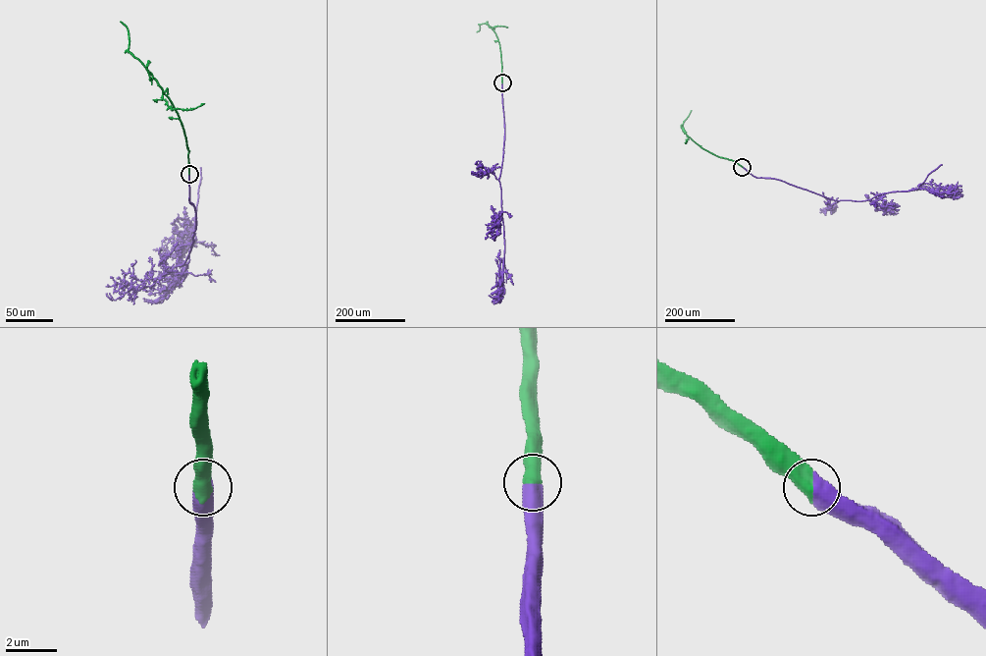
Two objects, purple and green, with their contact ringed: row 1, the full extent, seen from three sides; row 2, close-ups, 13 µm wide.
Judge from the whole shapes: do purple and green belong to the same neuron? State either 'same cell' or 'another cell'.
same cell

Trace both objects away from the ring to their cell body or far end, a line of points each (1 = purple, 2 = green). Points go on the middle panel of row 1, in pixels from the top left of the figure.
1: (502, 82), (504, 139), (498, 180), (504, 249), (502, 282), (492, 301)
2: (502, 82), (500, 53), (495, 33), (485, 24), (480, 25), (476, 31)

